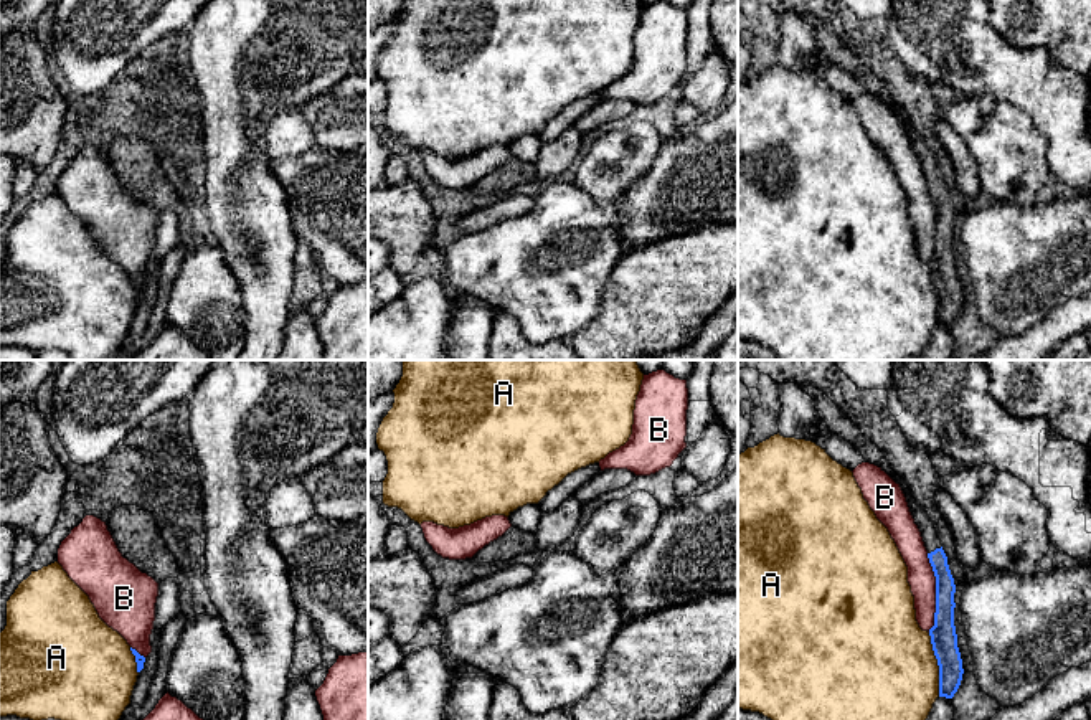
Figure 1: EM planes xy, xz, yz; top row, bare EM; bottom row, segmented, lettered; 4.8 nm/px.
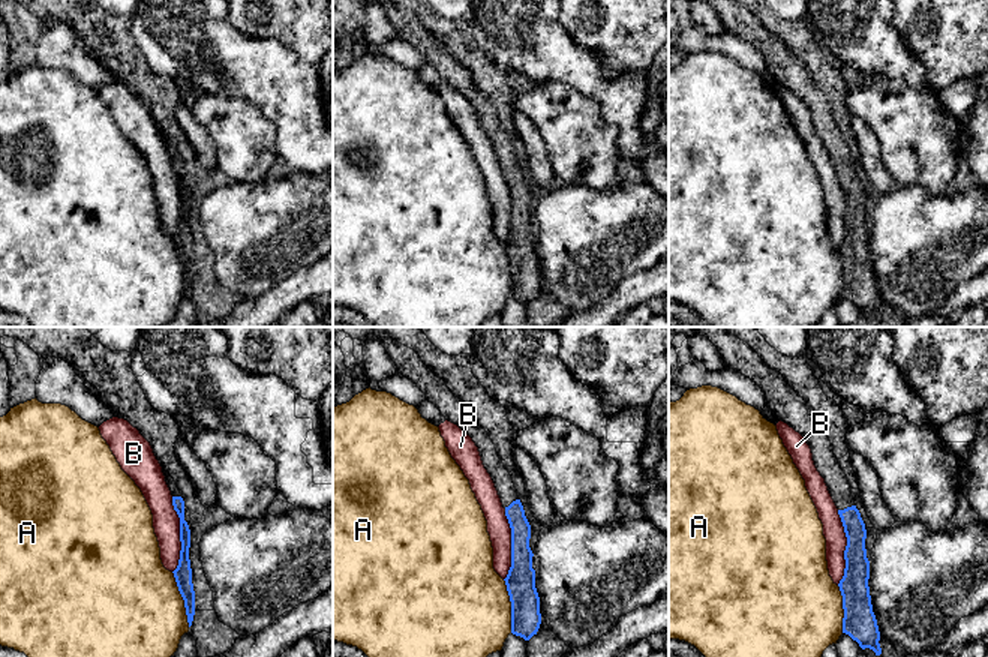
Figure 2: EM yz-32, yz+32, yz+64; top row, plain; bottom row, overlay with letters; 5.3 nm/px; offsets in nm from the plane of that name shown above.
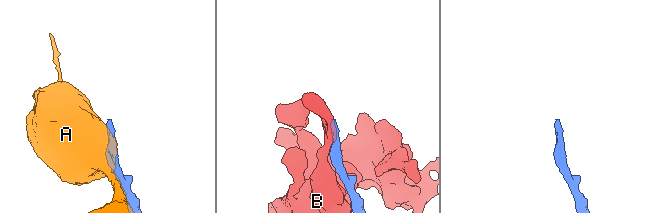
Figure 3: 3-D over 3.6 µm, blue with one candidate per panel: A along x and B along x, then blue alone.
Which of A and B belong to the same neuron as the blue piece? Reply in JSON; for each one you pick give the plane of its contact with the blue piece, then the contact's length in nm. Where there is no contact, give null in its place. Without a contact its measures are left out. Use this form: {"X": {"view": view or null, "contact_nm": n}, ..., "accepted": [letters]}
{"accepted": []}

